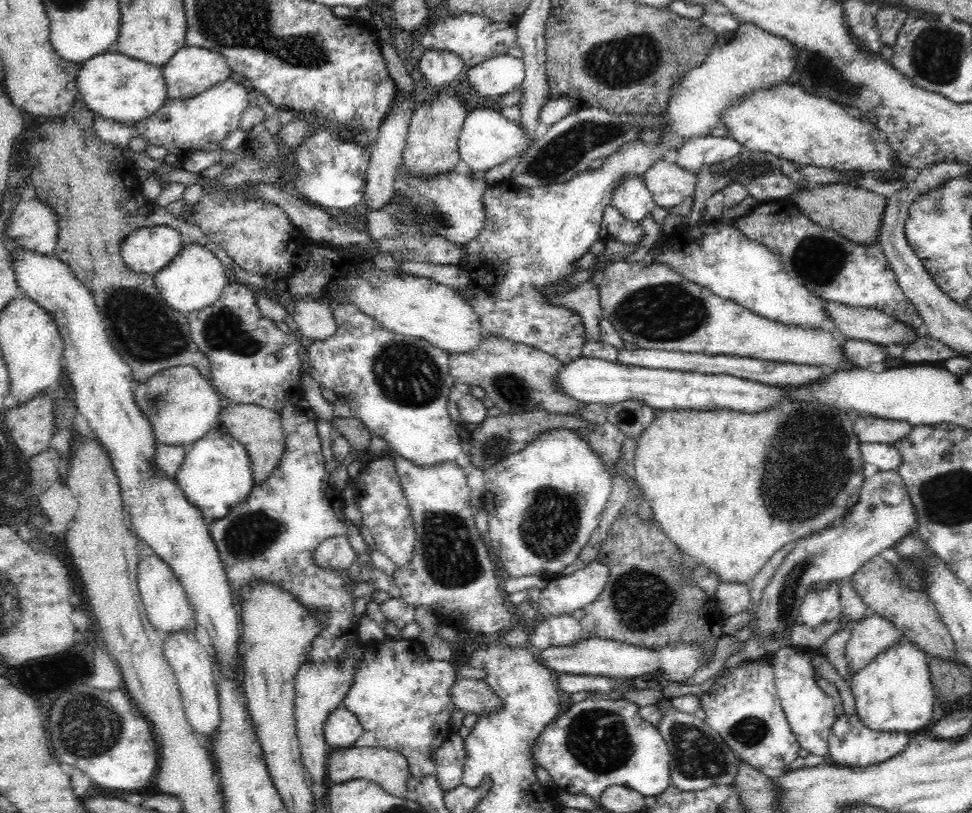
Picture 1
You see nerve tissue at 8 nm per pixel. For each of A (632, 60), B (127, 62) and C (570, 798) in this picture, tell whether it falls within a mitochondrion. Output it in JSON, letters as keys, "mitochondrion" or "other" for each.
{"A":"mitochondrion","B":"other","C":"other"}

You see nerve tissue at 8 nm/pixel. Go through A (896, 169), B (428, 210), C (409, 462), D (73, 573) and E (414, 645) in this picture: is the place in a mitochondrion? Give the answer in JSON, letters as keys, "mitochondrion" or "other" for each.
{"A":"mitochondrion","B":"mitochondrion","C":"other","D":"other","E":"other"}

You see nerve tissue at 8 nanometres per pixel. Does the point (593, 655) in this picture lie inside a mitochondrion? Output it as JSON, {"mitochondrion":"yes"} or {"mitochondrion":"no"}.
{"mitochondrion":"no"}

